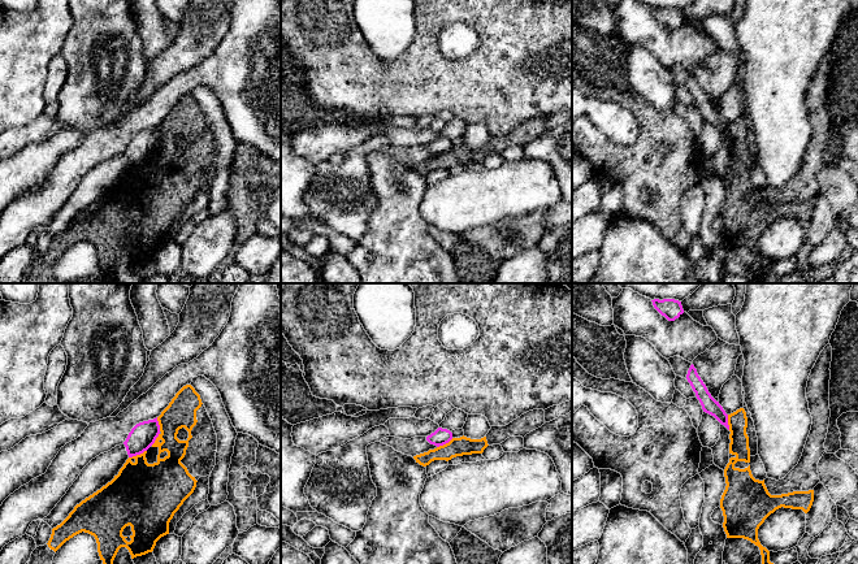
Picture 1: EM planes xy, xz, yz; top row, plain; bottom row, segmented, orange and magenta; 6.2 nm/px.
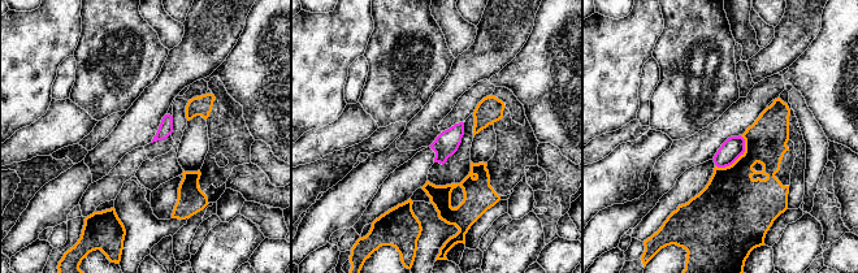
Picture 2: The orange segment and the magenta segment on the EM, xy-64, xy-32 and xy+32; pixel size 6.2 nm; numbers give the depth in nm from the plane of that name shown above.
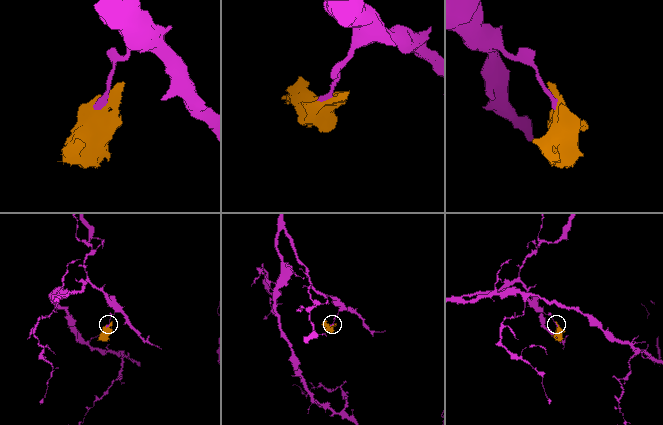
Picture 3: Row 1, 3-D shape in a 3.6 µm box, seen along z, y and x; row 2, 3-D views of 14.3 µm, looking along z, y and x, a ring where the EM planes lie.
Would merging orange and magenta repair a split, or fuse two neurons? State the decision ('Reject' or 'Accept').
Reject

